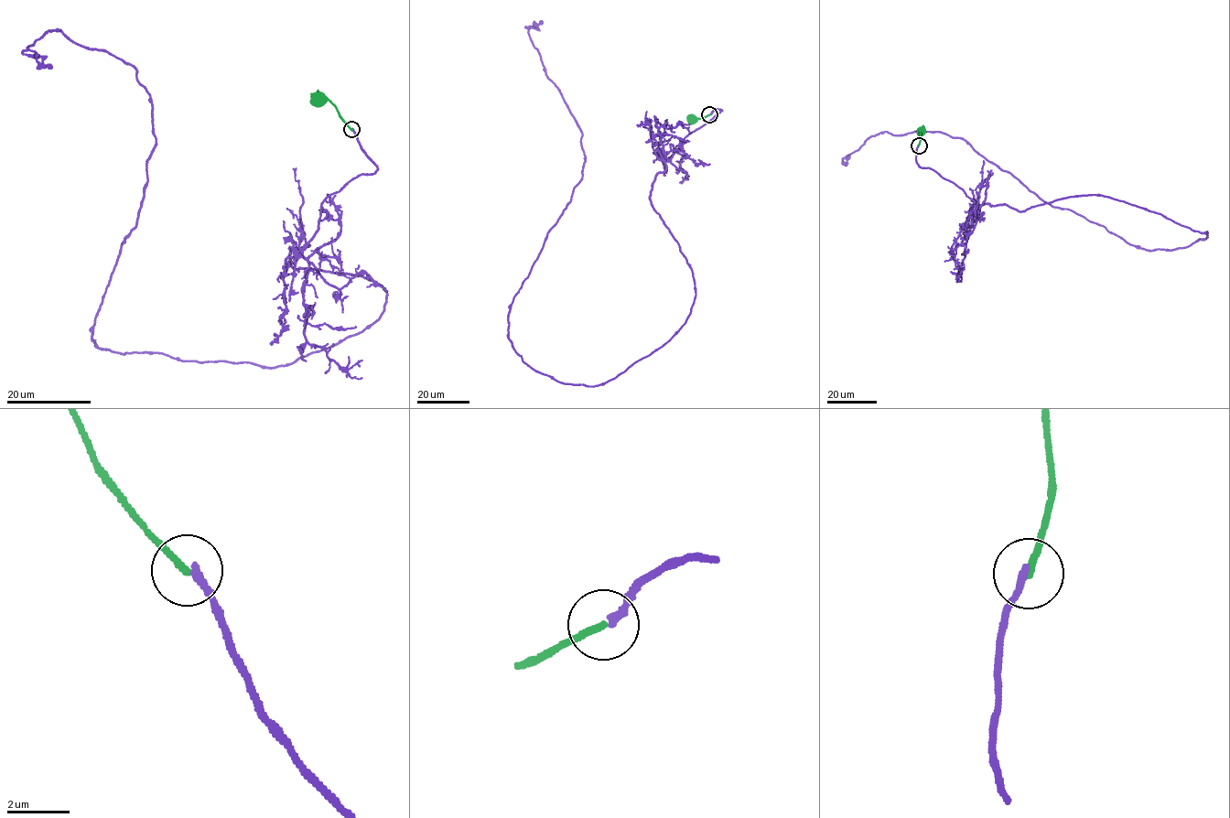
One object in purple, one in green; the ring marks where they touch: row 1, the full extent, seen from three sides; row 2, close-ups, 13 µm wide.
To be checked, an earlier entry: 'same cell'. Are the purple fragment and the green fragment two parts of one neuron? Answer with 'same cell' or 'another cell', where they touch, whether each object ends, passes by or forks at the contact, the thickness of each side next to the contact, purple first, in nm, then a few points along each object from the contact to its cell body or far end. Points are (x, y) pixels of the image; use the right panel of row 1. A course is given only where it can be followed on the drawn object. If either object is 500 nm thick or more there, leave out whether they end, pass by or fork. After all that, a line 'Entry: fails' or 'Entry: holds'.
another cell; at (919, 145); purple ends there; green ends there; 240 nm thick on the purple side, 220 nm on the other; purple runs (918, 145), (920, 166), (979, 205), (1106, 196), (1207, 237), (1137, 248), (941, 133), (881, 132), (842, 163); green runs (918, 145), (920, 130), (922, 129)
Entry: fails

